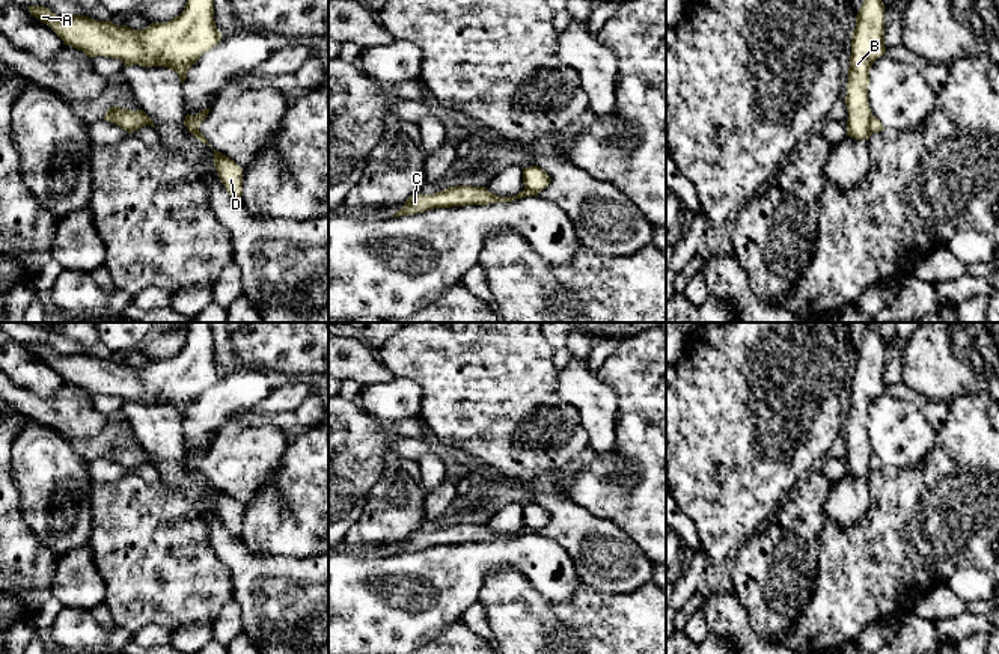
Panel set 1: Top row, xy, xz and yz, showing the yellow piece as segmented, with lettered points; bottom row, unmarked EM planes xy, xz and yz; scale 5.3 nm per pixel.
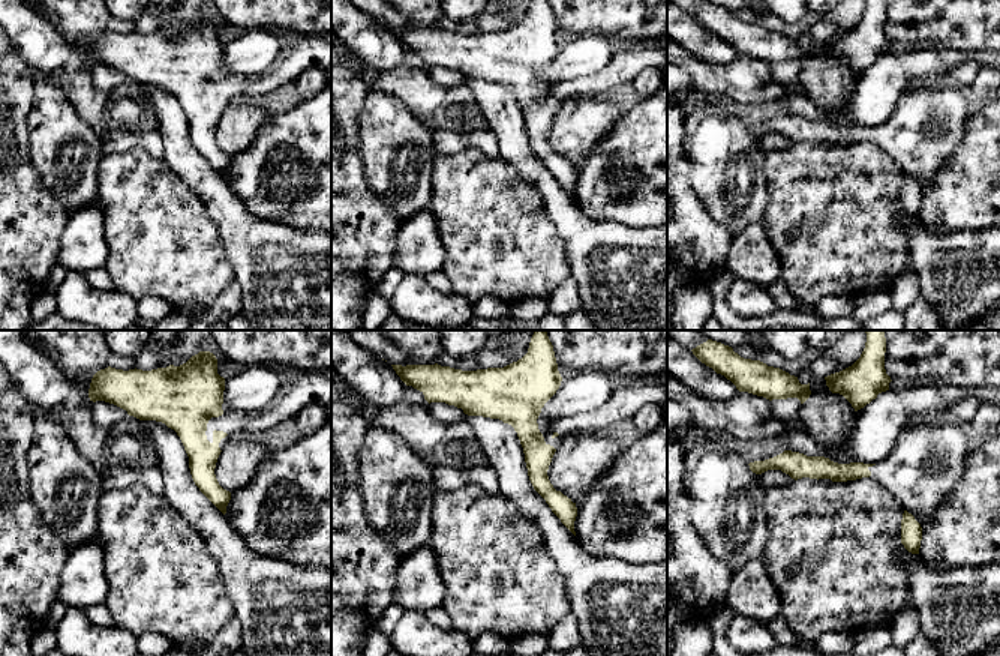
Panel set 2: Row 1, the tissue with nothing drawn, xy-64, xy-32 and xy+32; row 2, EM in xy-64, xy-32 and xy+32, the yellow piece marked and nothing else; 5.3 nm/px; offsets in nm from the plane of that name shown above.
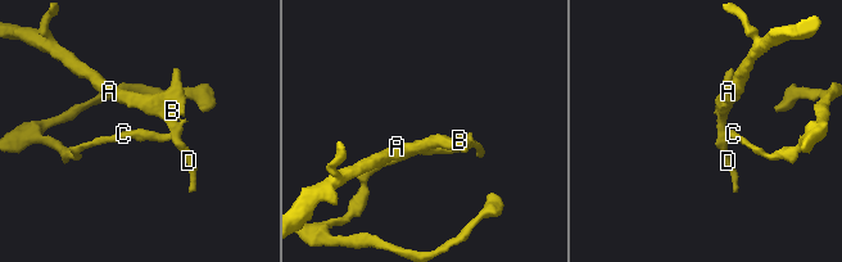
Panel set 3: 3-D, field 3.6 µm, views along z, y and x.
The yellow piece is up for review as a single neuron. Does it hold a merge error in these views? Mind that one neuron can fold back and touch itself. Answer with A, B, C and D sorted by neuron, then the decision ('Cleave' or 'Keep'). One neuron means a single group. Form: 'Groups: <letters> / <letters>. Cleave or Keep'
Groups: A B D / C. Cleave

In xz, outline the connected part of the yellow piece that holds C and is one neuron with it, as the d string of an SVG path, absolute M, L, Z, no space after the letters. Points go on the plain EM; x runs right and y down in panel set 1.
M457 523L434 532L413 532L405 542L392 555L417 552L434 546L451 546L466 542L488 542L496 539L511 539L526 533L538 533L538 529L523 527L512 535L500 535L487 527L487 524Z

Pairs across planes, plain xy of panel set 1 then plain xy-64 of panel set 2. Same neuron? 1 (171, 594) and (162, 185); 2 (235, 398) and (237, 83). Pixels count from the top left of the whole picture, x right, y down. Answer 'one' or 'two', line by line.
1: one
2: two

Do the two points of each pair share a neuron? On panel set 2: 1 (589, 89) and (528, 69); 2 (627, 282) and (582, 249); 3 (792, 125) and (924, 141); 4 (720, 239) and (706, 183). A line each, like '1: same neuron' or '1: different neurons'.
1: same neuron
2: same neuron
3: same neuron
4: different neurons

